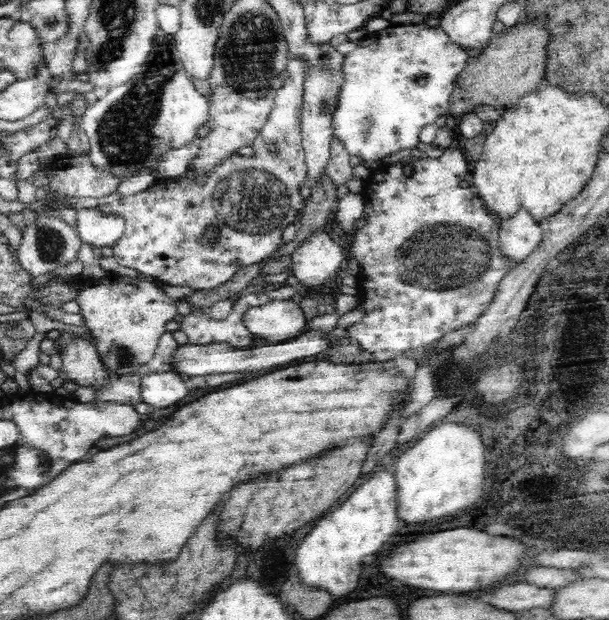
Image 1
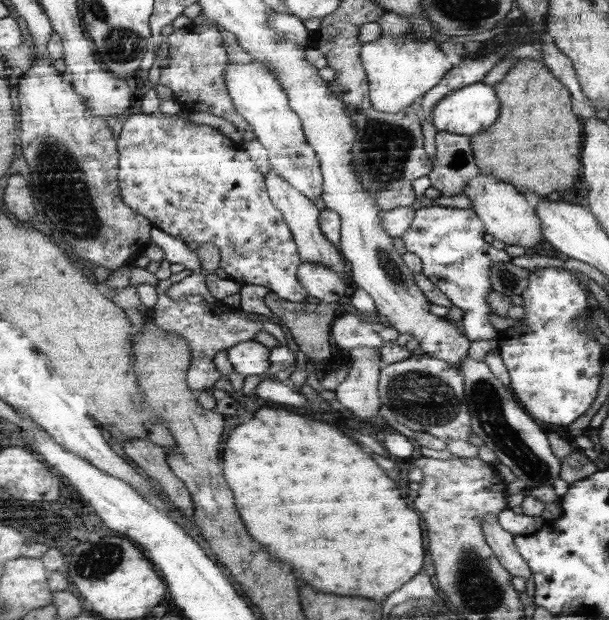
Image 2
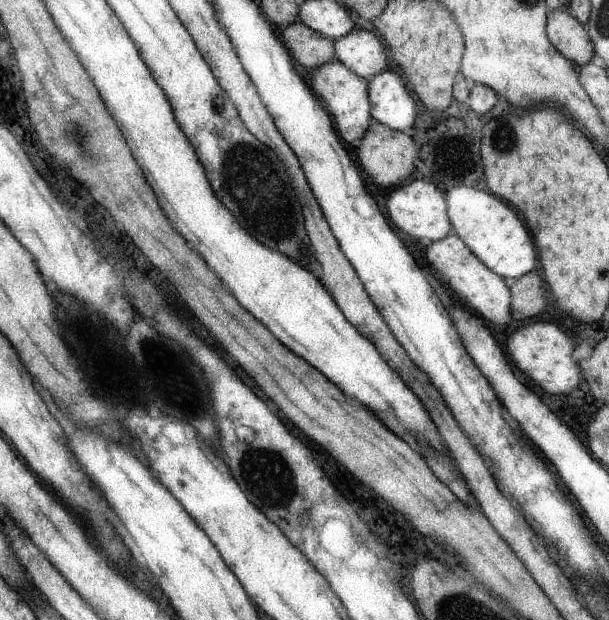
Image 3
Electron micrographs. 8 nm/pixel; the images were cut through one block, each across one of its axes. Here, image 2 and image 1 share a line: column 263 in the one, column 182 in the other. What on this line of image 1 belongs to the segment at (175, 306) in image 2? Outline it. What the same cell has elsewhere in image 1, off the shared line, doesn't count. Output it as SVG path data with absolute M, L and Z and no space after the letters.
M262 290L250 292L240 296L233 302L232 312L224 320L214 320L206 318L204 312L198 314L184 315L179 323L179 330L182 330L188 337L190 344L207 345L226 343L234 348L248 350L256 348L258 339L254 333L250 333L244 324L244 313L250 308L267 304L270 298L263 294Z

